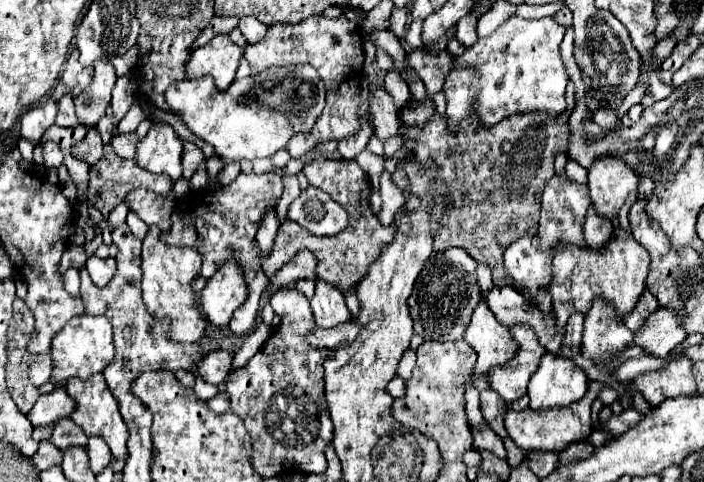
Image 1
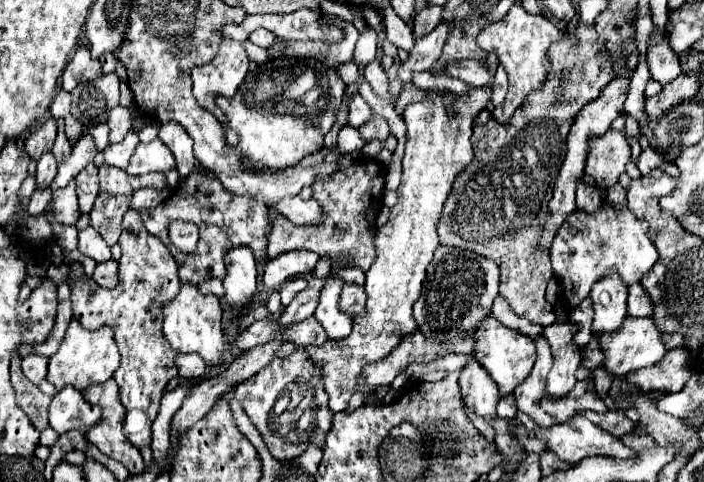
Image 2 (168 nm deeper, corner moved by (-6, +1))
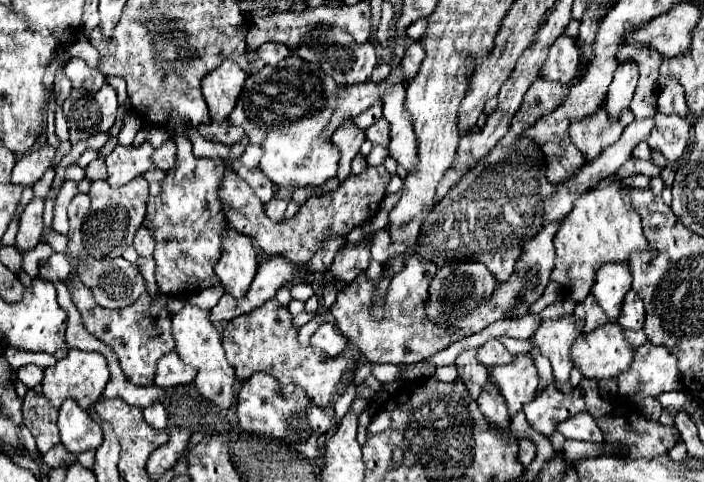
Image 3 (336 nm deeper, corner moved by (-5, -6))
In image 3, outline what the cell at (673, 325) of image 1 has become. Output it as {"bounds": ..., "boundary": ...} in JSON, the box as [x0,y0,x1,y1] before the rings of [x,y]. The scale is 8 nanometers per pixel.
{"bounds":[572,323,634,379],"boundary":[[[608,323],[594,333],[582,333],[574,341],[572,361],[586,379],[614,379],[630,367],[634,349],[622,335],[622,327]]]}

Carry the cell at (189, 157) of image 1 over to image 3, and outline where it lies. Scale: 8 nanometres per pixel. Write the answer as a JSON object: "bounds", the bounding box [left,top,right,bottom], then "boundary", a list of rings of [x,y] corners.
{"bounds":[152,139,176,171],"boundary":[[[168,139],[162,147],[154,149],[154,157],[152,157],[156,169],[162,169],[162,171],[168,171],[174,167],[176,163],[176,145],[172,139]]]}

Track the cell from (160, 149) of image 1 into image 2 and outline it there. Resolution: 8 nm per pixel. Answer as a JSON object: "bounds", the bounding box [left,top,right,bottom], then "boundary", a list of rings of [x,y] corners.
{"bounds":[127,140,175,176],"boundary":[[[153,140],[147,144],[139,144],[131,162],[127,166],[127,174],[143,176],[151,172],[169,172],[175,168],[175,156],[163,142]]]}

